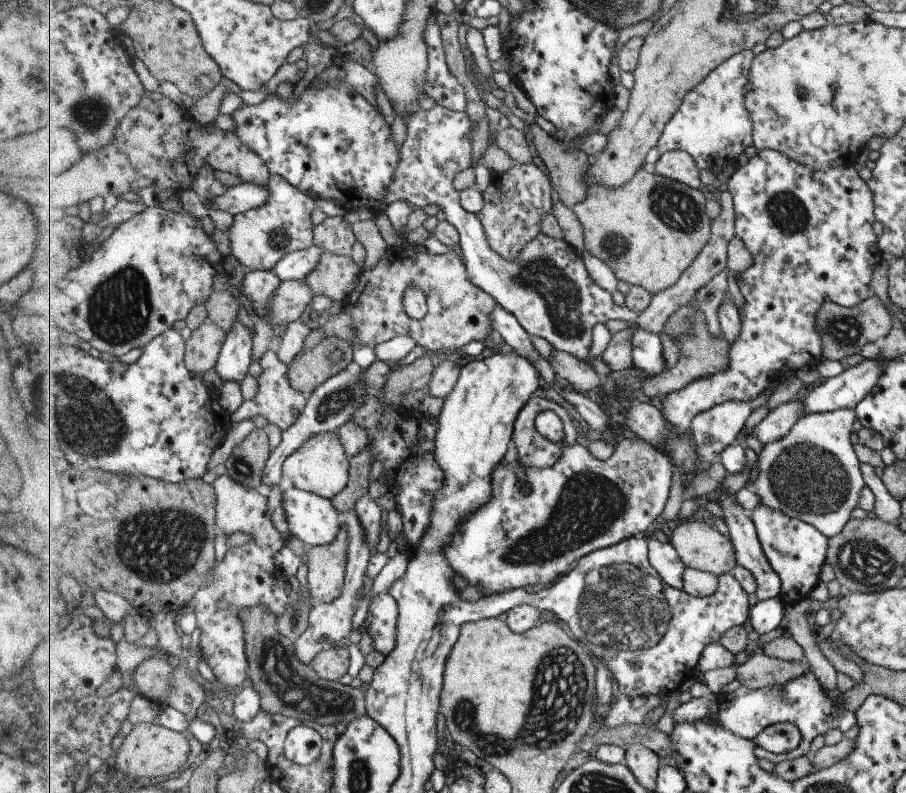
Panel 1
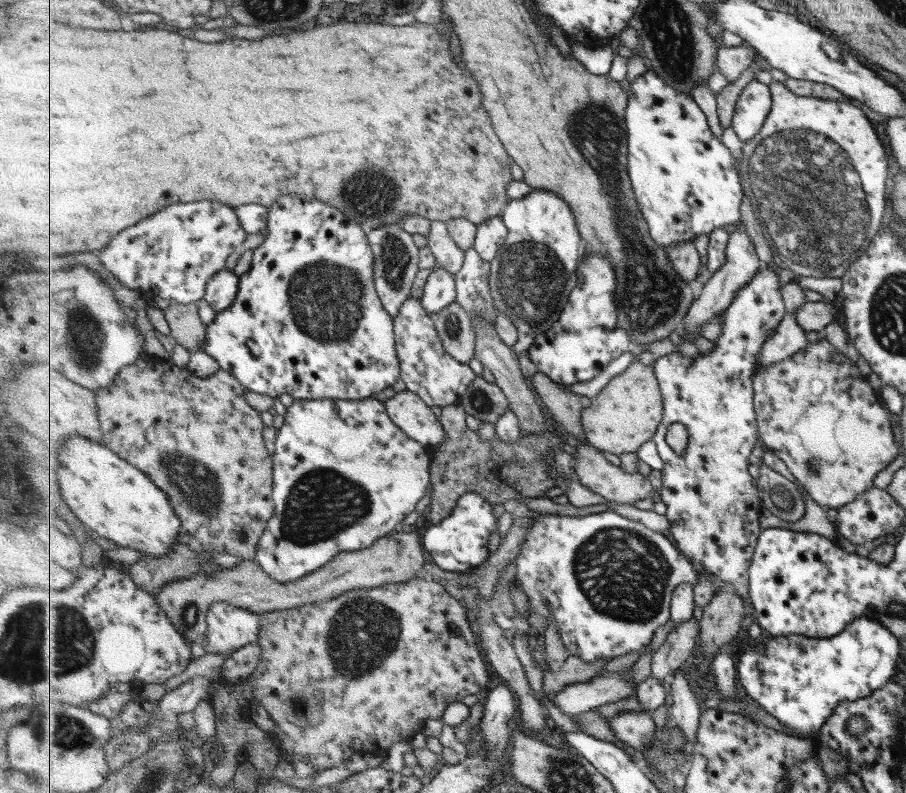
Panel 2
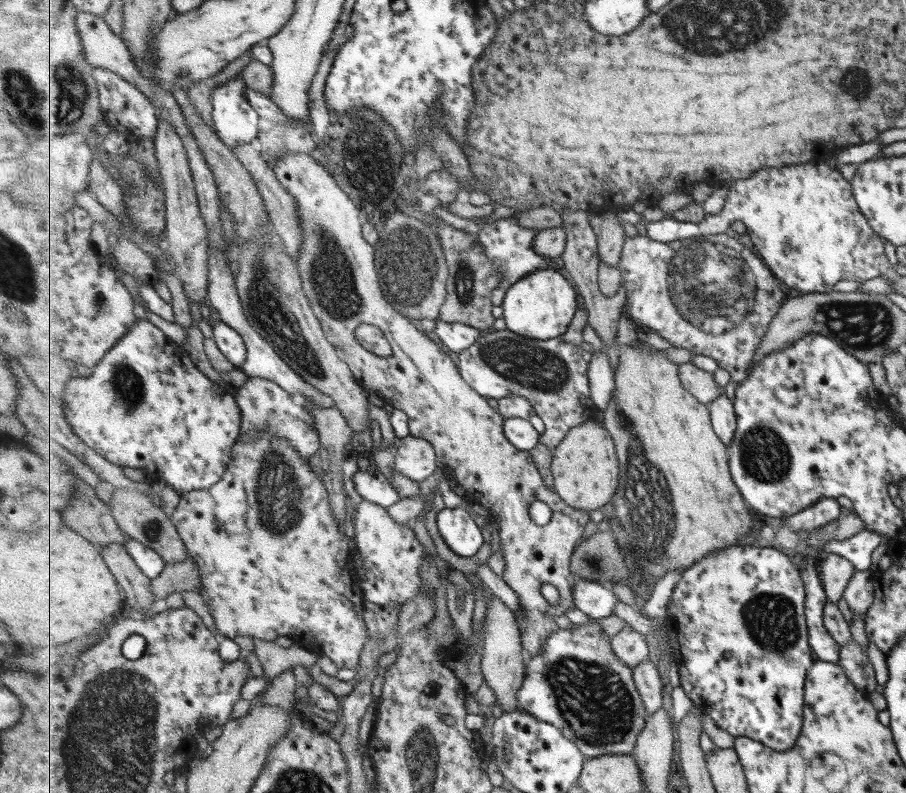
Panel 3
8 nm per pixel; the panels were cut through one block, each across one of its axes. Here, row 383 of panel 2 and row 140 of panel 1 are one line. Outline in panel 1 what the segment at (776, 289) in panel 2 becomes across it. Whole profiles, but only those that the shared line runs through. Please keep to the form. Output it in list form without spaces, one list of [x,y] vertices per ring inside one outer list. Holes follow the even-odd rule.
[[[751,50],[734,55],[686,97],[659,140],[660,155],[675,150],[686,151],[699,169],[708,169],[713,174],[737,164],[739,154],[754,146],[754,120],[747,107],[746,96],[756,58]]]

